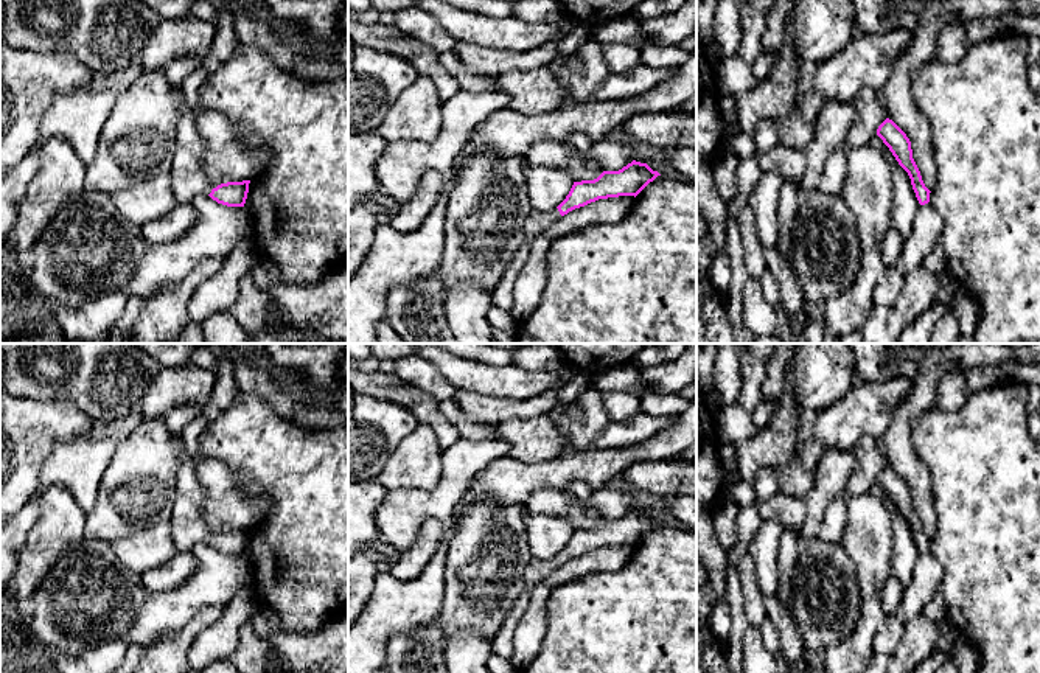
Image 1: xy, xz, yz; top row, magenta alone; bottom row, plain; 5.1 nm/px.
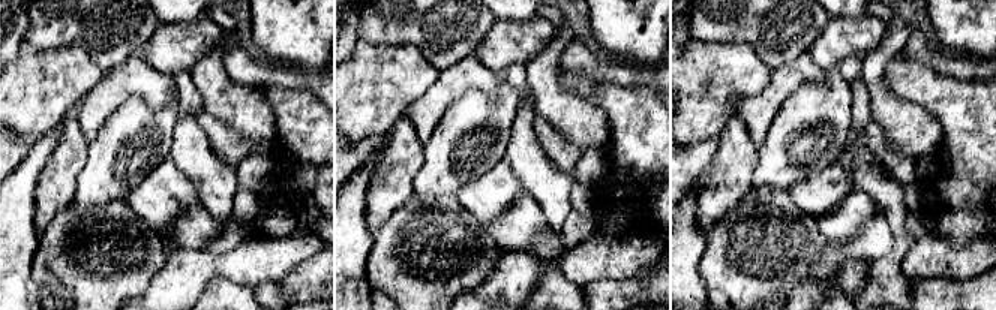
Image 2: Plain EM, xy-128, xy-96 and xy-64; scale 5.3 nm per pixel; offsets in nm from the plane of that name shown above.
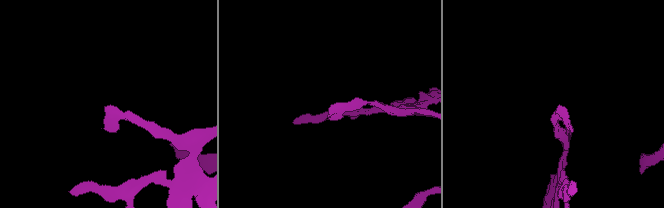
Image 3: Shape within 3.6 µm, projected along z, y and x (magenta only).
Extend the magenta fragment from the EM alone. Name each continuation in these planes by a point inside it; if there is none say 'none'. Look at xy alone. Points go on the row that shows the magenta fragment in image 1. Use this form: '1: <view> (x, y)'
1: xy (188, 179)

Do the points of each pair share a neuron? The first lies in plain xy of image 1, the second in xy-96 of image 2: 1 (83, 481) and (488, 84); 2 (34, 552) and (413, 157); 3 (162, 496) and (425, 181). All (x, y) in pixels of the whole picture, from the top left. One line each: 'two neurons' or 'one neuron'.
1: one neuron
2: one neuron
3: one neuron

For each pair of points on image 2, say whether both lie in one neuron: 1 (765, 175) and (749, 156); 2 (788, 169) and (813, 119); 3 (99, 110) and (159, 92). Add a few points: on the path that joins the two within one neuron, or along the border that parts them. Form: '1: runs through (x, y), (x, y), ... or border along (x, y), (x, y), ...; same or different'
1: border along (758, 147), (758, 163), (750, 186); different
2: runs through (788, 156), (798, 144), (800, 129); same
3: runs through (114, 95), (120, 89), (144, 89); same

